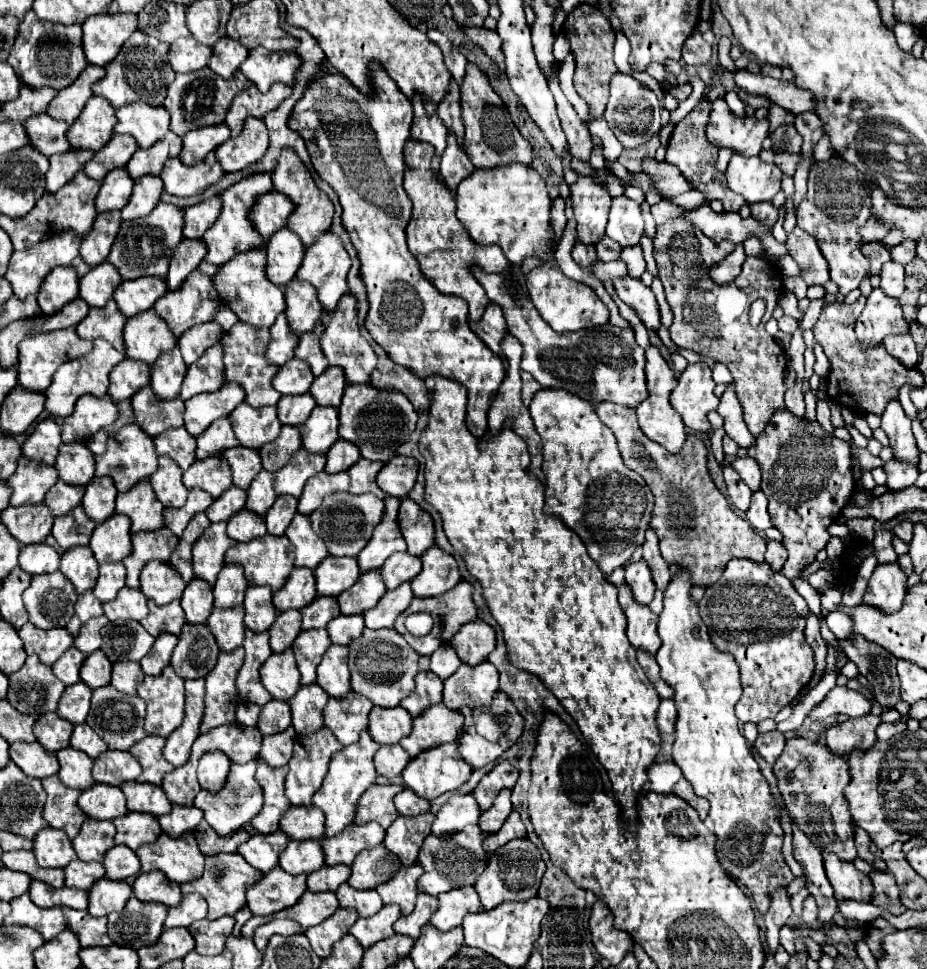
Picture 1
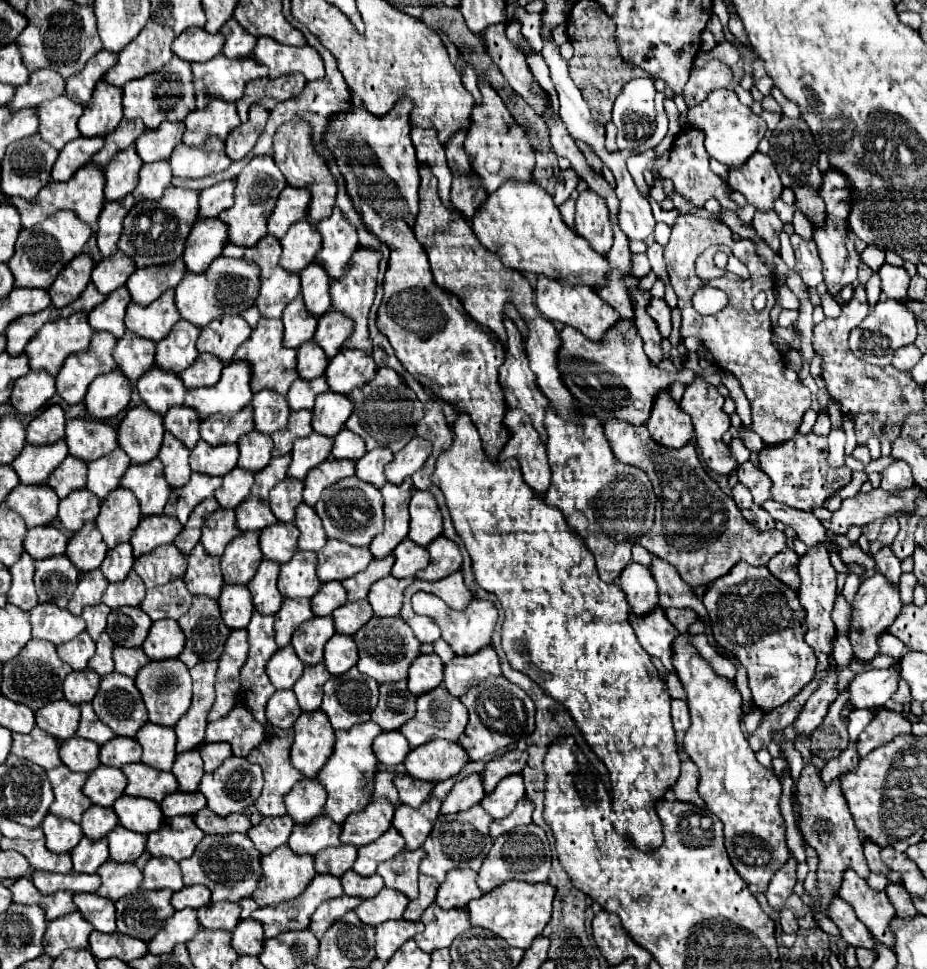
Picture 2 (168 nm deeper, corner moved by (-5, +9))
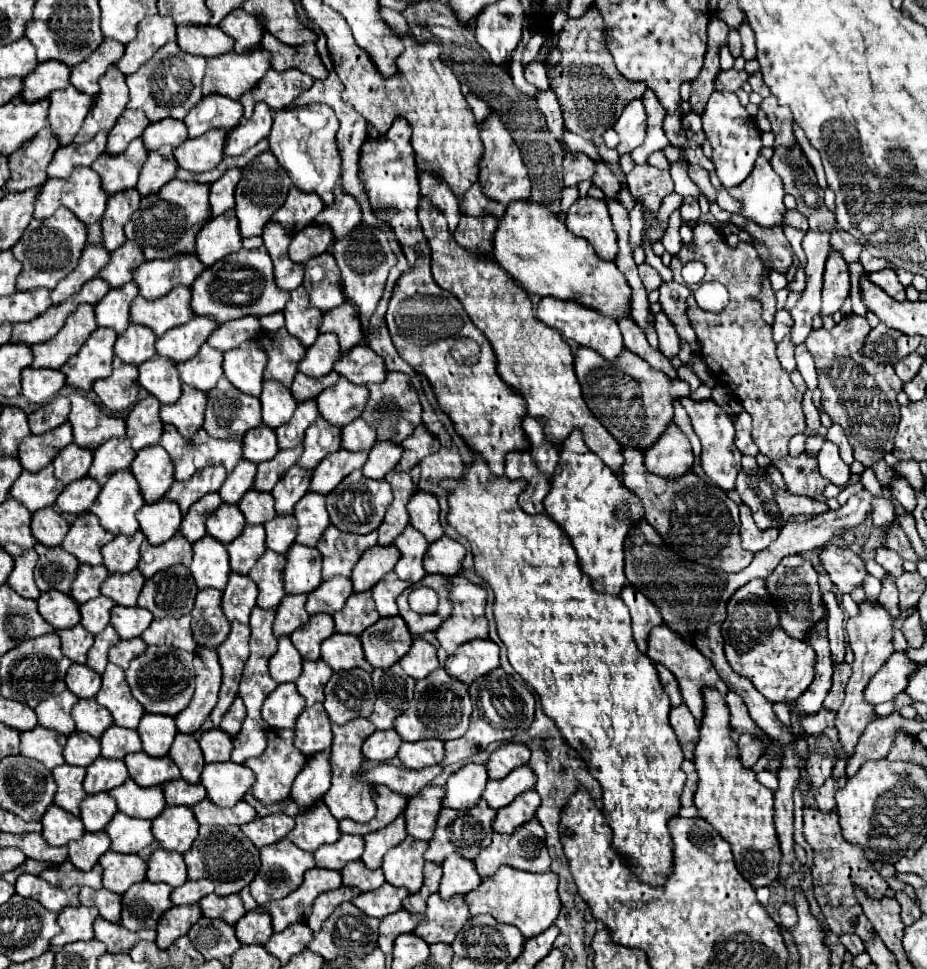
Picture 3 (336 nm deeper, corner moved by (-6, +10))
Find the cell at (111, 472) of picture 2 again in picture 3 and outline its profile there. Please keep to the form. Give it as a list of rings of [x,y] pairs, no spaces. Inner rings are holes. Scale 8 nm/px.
[[[112,438],[94,450],[94,462],[90,466],[88,476],[96,482],[104,484],[110,474],[118,470],[126,470],[134,460],[136,452],[130,446],[128,438]]]

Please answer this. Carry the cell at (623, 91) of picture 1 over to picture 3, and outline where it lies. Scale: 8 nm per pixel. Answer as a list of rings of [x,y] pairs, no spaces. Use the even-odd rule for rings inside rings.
[[[634,100],[634,102],[628,102],[626,108],[622,110],[620,118],[616,120],[614,124],[614,130],[618,132],[620,136],[620,144],[616,146],[616,150],[620,154],[626,154],[626,152],[632,152],[636,146],[640,146],[646,138],[646,128],[648,128],[648,122],[646,122],[646,108],[642,104],[642,100]]]

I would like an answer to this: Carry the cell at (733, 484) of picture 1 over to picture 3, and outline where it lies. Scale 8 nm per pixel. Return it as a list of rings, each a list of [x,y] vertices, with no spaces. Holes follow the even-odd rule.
[[[740,502],[740,520],[742,520],[742,528],[740,528],[740,536],[742,536],[742,546],[750,552],[760,552],[764,550],[770,542],[774,542],[778,538],[778,528],[772,526],[772,528],[766,528],[766,530],[760,530],[750,514],[750,508]]]

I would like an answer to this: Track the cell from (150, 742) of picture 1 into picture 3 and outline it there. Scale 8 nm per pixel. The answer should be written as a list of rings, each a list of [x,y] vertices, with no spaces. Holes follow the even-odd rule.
[[[144,714],[142,722],[138,724],[138,734],[146,754],[156,758],[166,756],[176,736],[174,718],[162,718],[162,714]]]

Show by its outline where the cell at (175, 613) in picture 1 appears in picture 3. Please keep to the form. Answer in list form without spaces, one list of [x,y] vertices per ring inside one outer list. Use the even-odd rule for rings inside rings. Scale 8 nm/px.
[[[170,566],[146,580],[138,606],[150,610],[154,618],[180,618],[192,610],[196,592],[190,570],[186,566]]]

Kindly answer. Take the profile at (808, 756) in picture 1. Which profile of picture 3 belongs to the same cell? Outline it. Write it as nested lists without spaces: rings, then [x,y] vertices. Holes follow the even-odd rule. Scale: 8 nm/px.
[[[804,806],[804,836],[808,844],[814,850],[814,868],[812,868],[812,878],[814,878],[814,896],[820,904],[820,910],[826,918],[828,928],[834,934],[844,934],[852,932],[858,934],[864,942],[872,938],[872,926],[868,918],[864,916],[858,900],[854,898],[852,886],[860,886],[870,894],[872,898],[882,898],[888,884],[886,880],[872,868],[872,862],[864,856],[860,846],[854,846],[842,838],[840,824],[838,824],[838,812],[830,810],[830,814],[822,814],[818,808]]]

